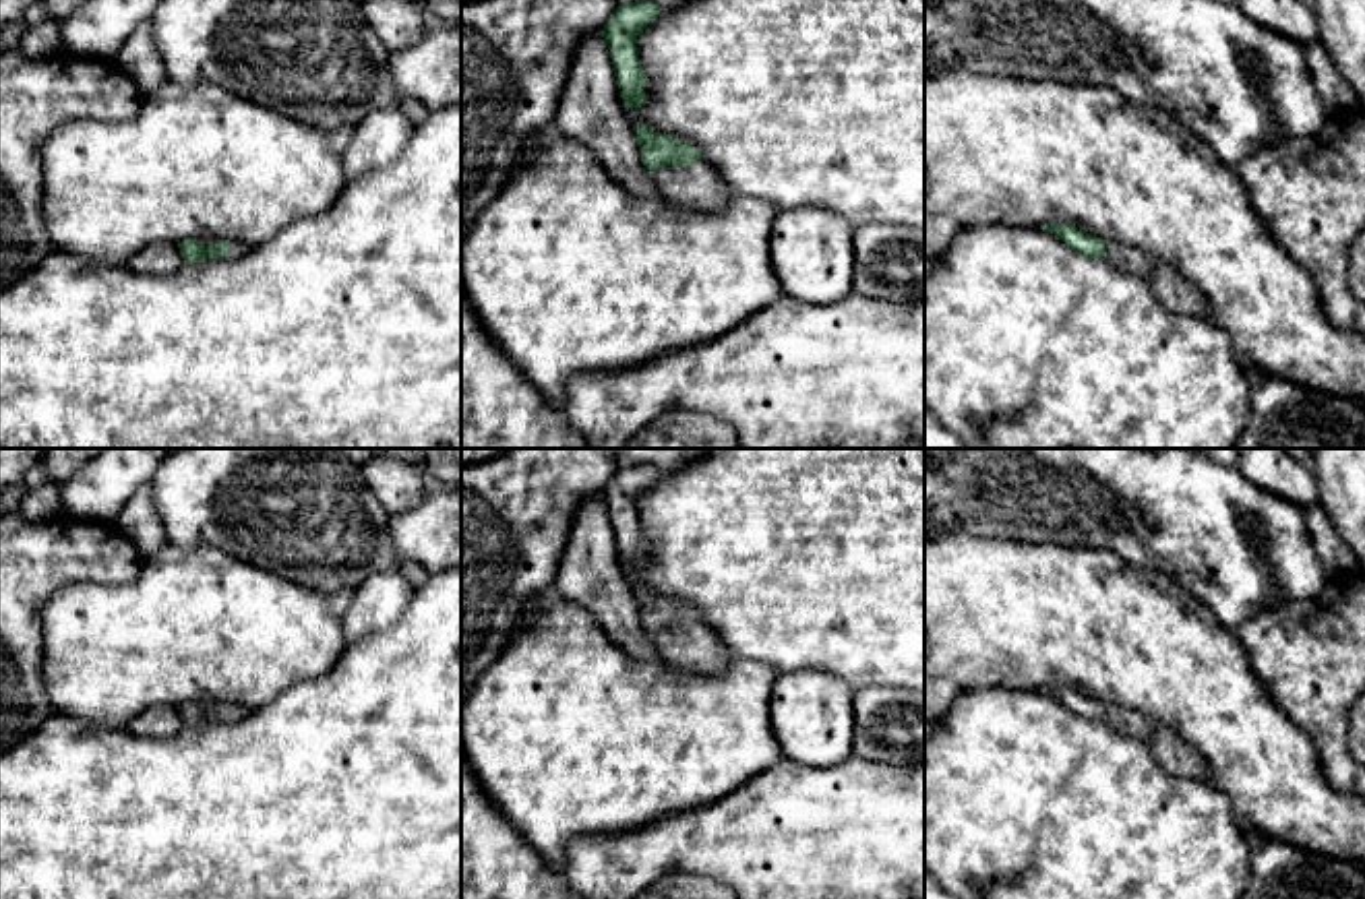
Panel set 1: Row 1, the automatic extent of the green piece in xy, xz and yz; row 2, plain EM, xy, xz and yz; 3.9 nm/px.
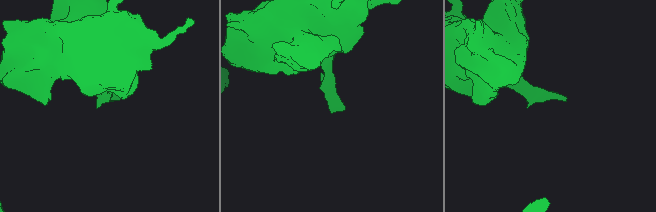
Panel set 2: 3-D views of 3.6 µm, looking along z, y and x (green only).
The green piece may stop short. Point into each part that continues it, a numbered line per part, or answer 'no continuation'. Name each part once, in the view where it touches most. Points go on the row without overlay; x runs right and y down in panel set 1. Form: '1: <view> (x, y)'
1: xz (695, 649)

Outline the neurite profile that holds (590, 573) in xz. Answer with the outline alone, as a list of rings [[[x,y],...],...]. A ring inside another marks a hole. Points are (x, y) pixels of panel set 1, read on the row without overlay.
[[[602,496],[577,508],[552,593],[589,610],[608,639],[633,659],[651,663],[662,659],[641,624]]]

